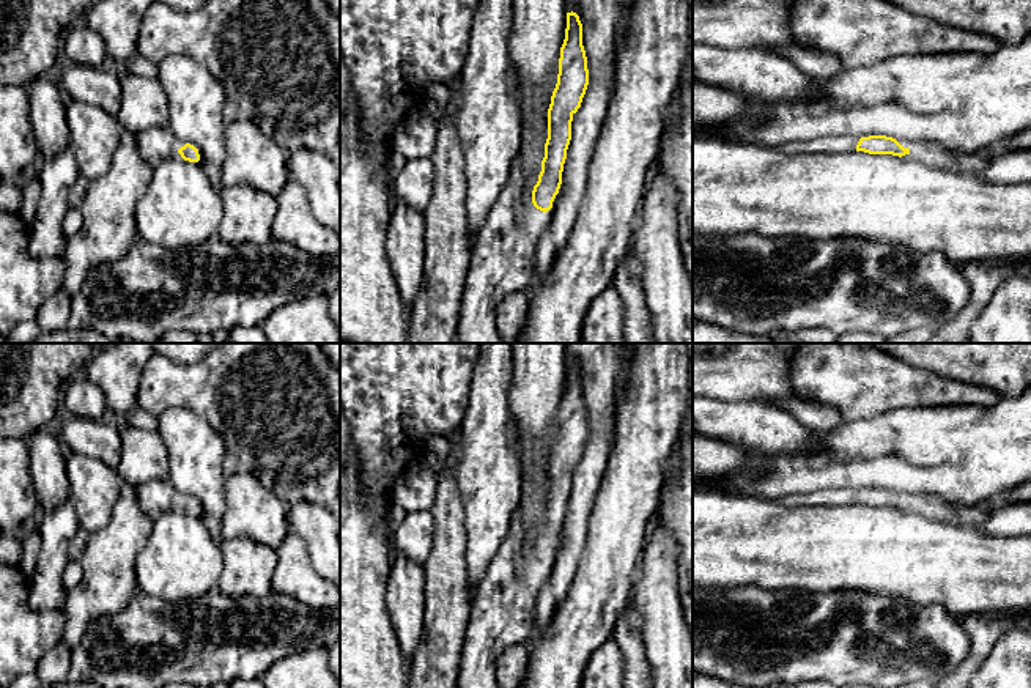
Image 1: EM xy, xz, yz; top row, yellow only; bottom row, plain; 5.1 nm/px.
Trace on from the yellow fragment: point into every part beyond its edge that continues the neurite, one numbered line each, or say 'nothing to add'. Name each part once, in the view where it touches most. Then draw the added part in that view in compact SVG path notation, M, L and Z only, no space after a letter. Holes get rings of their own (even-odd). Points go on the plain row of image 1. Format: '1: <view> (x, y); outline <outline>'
1: xz (502, 613); outline M518 507L507 537L474 587L455 688L499 688L496 660L505 647L535 638L535 600L551 570L552 560L543 565L534 559L529 526Z

